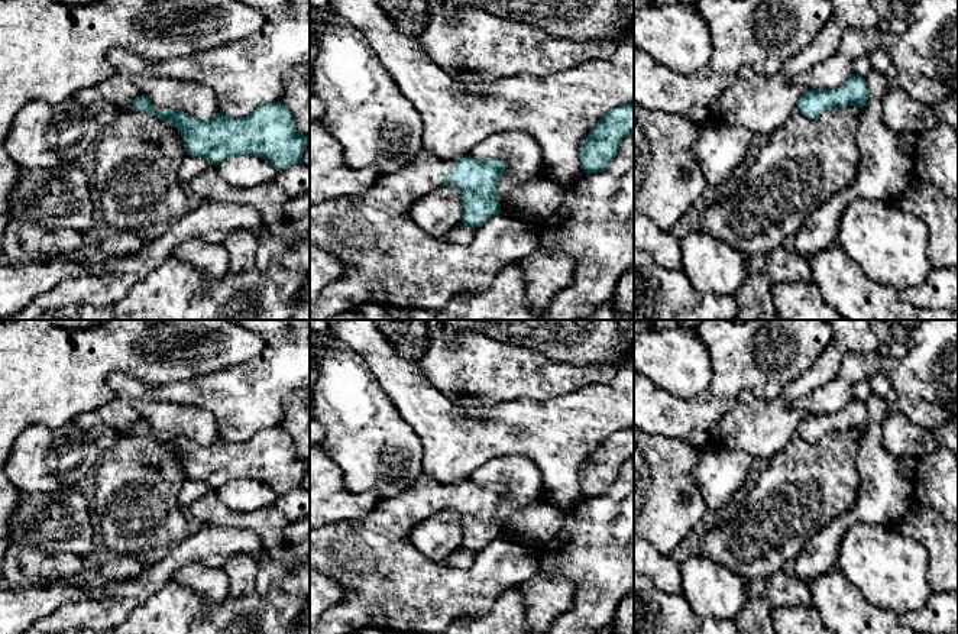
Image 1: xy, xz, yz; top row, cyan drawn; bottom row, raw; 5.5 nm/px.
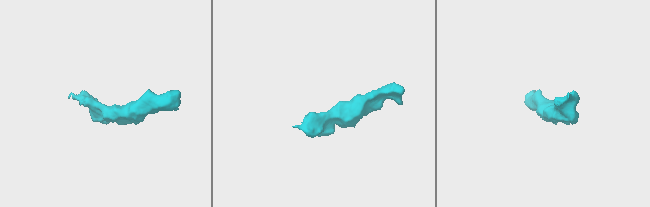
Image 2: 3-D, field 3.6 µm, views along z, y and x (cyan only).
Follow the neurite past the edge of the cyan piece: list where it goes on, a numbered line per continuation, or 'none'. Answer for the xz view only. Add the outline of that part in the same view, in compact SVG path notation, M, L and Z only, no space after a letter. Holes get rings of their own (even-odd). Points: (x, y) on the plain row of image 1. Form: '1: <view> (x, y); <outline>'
1: xz (390, 585); M421 475L401 495L383 501L360 520L310 530L310 567L337 580L346 591L337 605L321 614L318 622L310 628L310 634L352 634L366 628L443 634L454 620L470 620L488 614L504 591L517 588L534 576L538 569L538 554L525 546L501 538L493 540L479 551L473 565L467 569L436 563L410 543L410 531L440 512L443 501L453 498L456 492L457 483L444 485Z

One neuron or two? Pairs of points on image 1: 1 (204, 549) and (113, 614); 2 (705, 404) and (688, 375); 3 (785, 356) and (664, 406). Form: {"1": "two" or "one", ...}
{"1": "one", "2": "two", "3": "one"}

